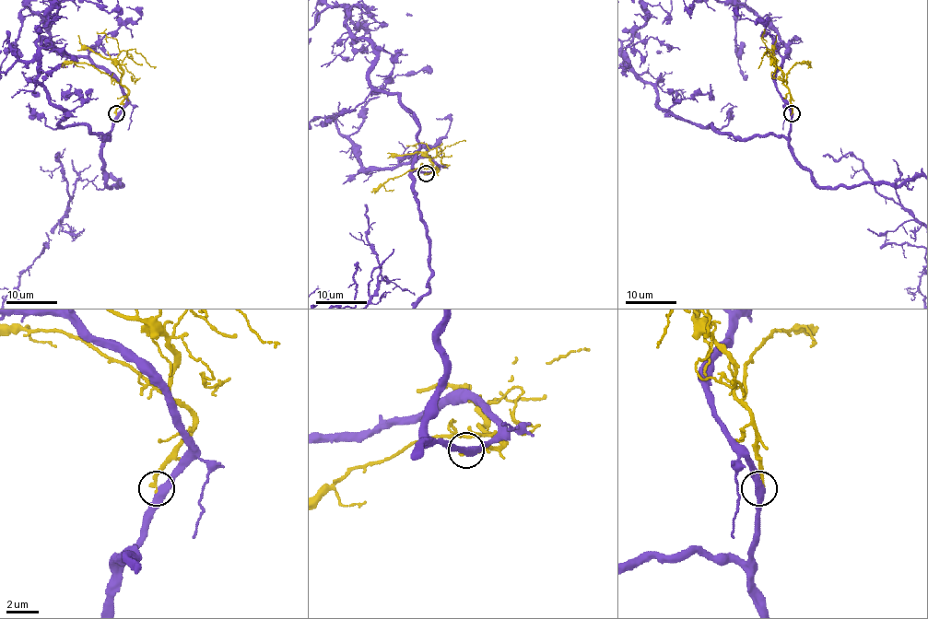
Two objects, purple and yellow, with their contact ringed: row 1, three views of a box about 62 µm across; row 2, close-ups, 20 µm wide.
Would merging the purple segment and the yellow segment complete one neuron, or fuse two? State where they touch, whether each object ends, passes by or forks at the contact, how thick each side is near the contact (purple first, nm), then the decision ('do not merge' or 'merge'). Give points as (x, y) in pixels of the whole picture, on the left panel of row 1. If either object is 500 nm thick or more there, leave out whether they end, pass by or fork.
place (116, 113); purple passes by; yellow ends; calibres 460 and 240 nm; do not merge

